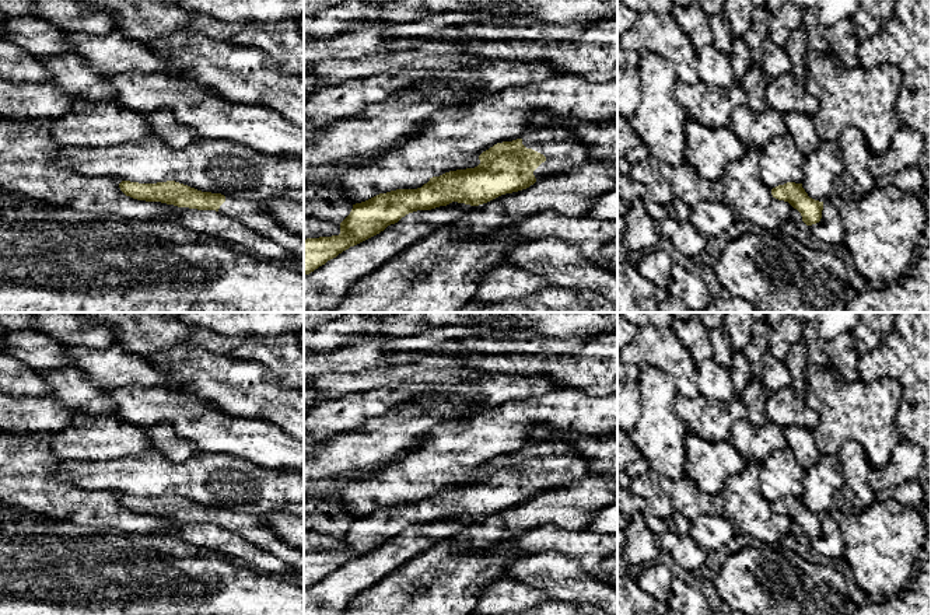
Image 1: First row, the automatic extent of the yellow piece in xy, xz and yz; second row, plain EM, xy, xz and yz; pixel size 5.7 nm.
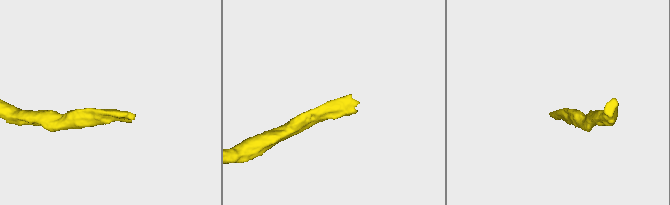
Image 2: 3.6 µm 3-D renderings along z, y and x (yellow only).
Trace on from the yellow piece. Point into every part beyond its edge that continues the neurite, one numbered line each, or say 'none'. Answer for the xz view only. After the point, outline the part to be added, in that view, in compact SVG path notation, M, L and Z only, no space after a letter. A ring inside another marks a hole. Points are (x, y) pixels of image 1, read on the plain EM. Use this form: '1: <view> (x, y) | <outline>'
1: xz (562, 463) | M528 444L522 451L522 458L546 471L546 475L533 485L536 495L588 476L584 459L570 444Z

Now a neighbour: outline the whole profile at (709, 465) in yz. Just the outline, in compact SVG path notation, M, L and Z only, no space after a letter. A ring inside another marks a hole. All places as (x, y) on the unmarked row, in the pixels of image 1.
M687 431L685 448L685 475L708 495L721 493L727 481L742 474L748 465L748 459L739 454L729 440L713 444Z

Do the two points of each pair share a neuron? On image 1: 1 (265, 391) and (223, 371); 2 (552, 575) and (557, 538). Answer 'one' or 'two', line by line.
1: one
2: two

